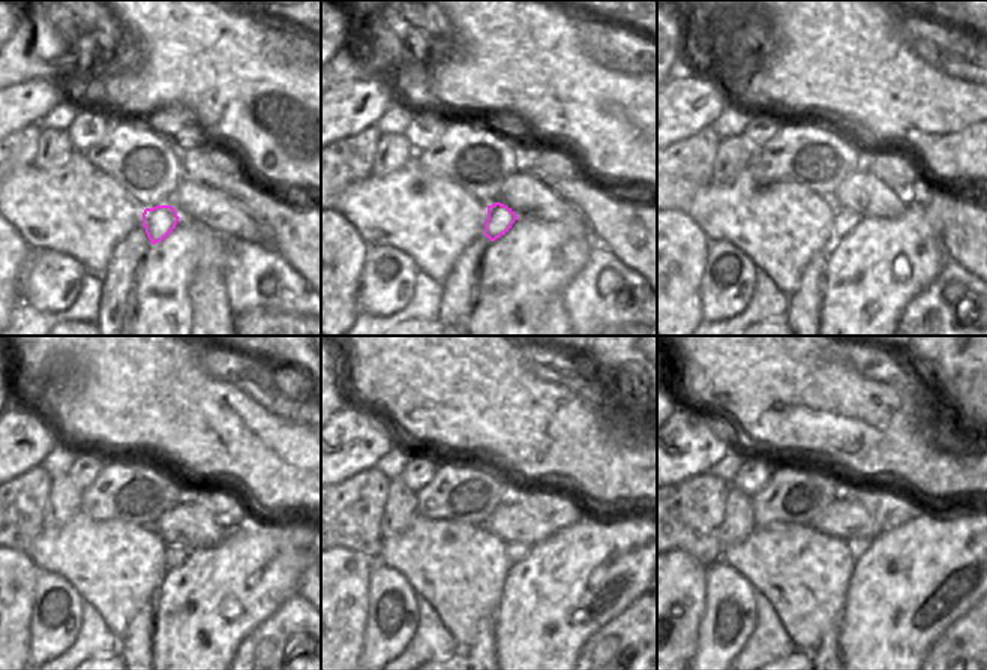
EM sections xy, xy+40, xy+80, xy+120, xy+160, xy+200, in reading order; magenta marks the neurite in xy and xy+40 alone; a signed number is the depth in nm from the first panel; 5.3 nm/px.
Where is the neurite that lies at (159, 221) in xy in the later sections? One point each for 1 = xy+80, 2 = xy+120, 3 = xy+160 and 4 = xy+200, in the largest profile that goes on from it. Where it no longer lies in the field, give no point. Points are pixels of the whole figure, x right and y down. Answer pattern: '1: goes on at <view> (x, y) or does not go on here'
1: goes on at xy+80 (845, 219)
2: goes on at xy+120 (176, 553)
3: goes on at xy+160 (516, 552)
4: goes on at xy+200 (857, 546)

